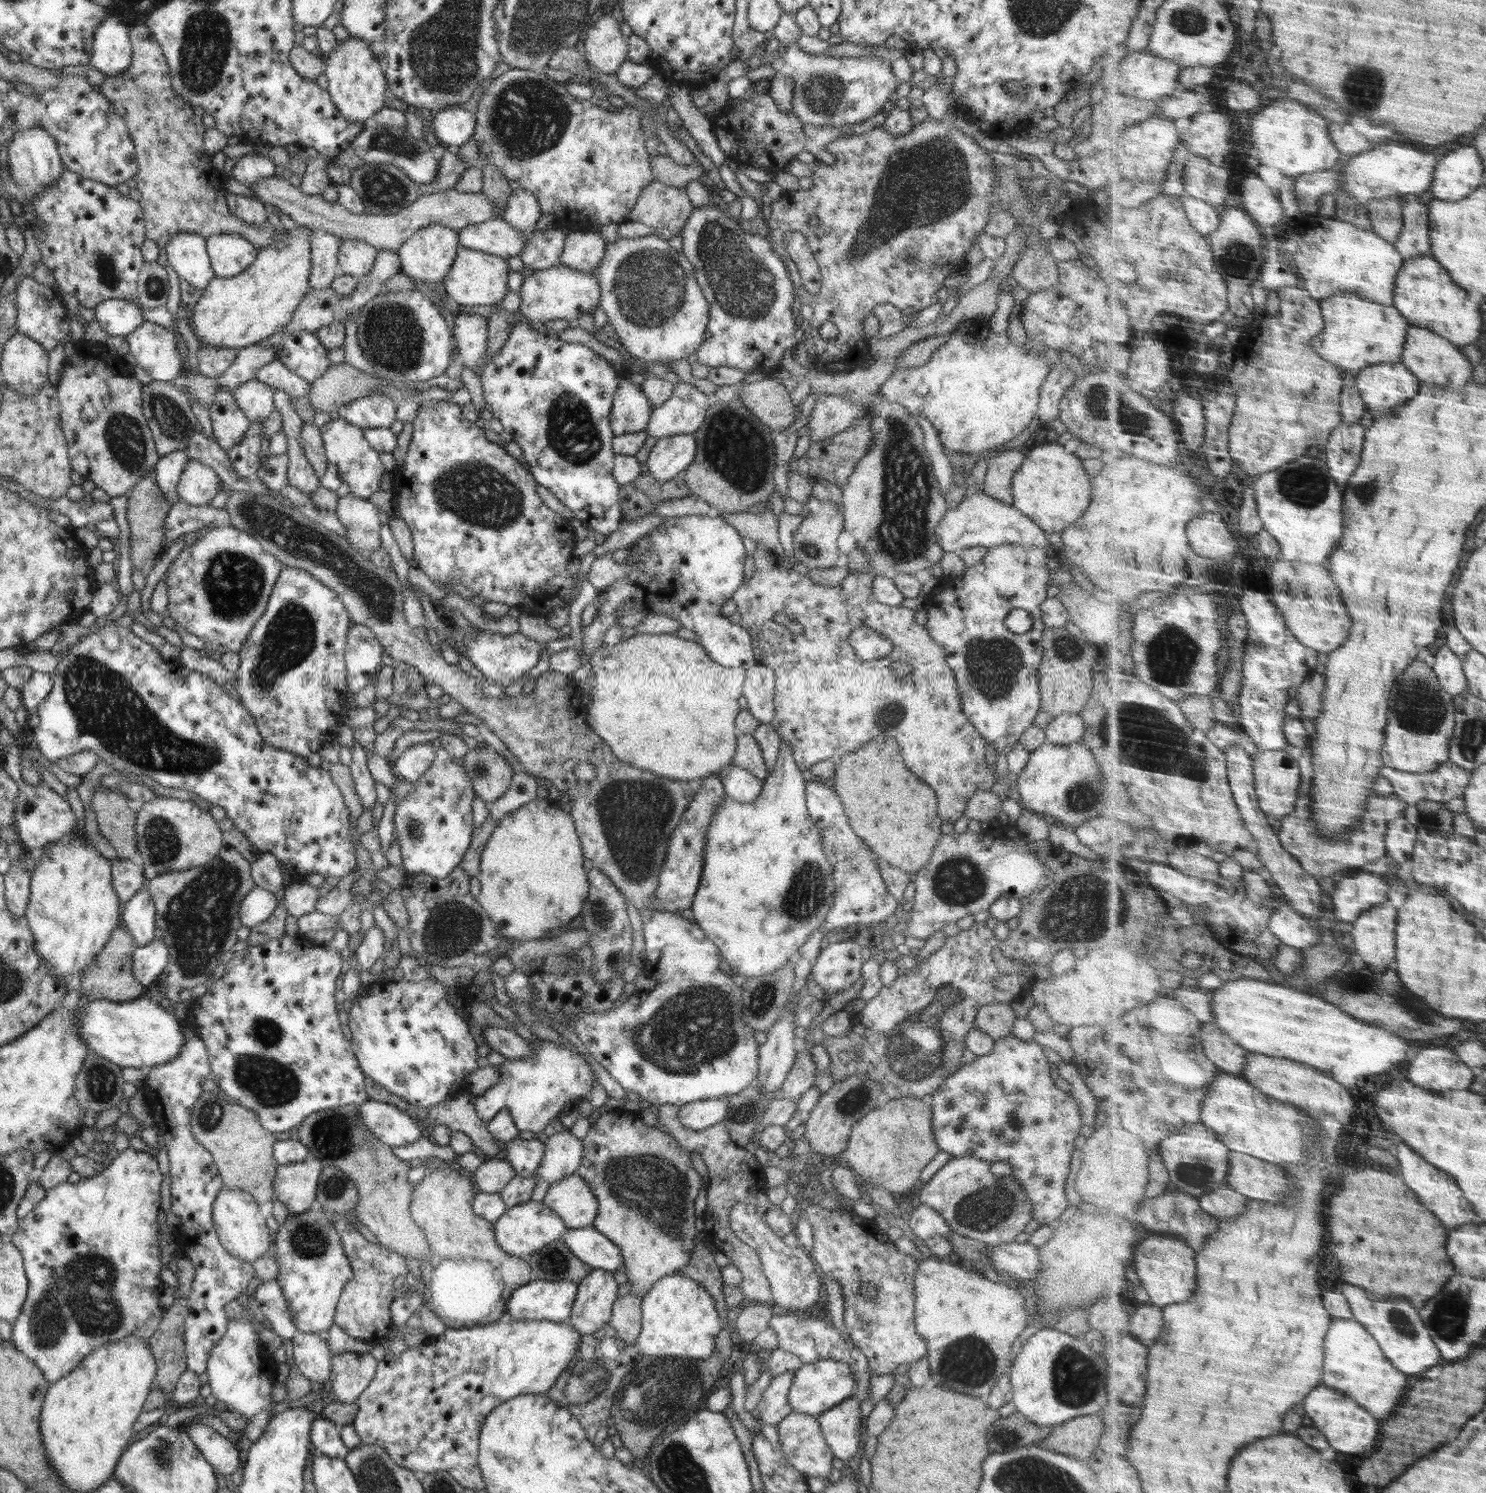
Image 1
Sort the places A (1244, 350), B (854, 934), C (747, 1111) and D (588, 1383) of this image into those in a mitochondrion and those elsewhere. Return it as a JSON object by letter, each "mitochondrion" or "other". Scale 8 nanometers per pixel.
{"A":"other","B":"other","C":"mitochondrion","D":"mitochondrion"}

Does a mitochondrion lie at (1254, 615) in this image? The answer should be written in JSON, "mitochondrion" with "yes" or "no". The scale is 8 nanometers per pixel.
{"mitochondrion":"no"}

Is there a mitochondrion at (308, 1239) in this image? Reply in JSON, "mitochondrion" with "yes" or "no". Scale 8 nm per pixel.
{"mitochondrion":"yes"}

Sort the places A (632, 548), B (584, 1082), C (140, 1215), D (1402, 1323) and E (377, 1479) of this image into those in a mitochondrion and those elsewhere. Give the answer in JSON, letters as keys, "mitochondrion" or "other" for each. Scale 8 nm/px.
{"A":"other","B":"other","C":"other","D":"mitochondrion","E":"mitochondrion"}

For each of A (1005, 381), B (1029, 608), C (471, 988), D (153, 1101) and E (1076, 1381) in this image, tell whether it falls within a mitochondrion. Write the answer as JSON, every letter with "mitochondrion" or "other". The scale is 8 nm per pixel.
{"A":"other","B":"other","C":"other","D":"other","E":"mitochondrion"}

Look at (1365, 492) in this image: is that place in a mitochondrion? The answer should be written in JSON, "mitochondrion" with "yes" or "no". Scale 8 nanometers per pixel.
{"mitochondrion":"yes"}

